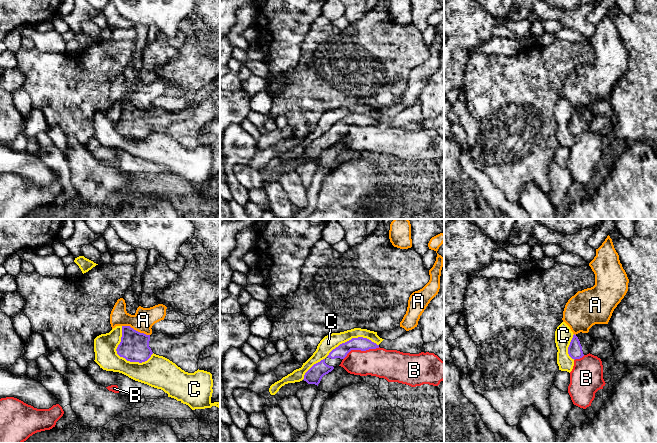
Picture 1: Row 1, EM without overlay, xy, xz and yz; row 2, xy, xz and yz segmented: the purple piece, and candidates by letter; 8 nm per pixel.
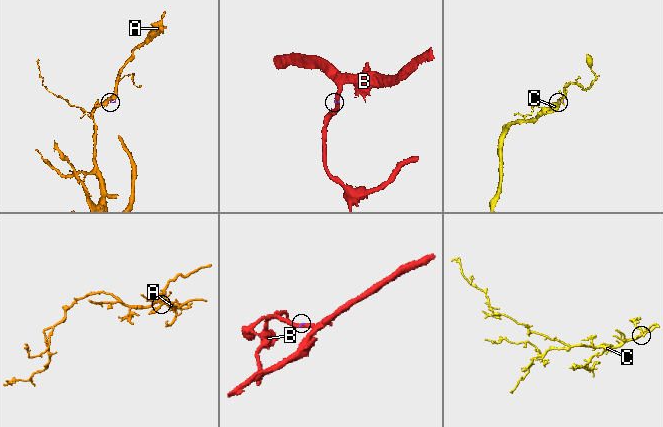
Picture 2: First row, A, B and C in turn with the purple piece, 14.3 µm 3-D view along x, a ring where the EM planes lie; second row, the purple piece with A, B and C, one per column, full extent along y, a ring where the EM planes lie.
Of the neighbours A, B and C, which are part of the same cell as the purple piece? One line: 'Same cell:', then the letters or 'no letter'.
Same cell: no letter

